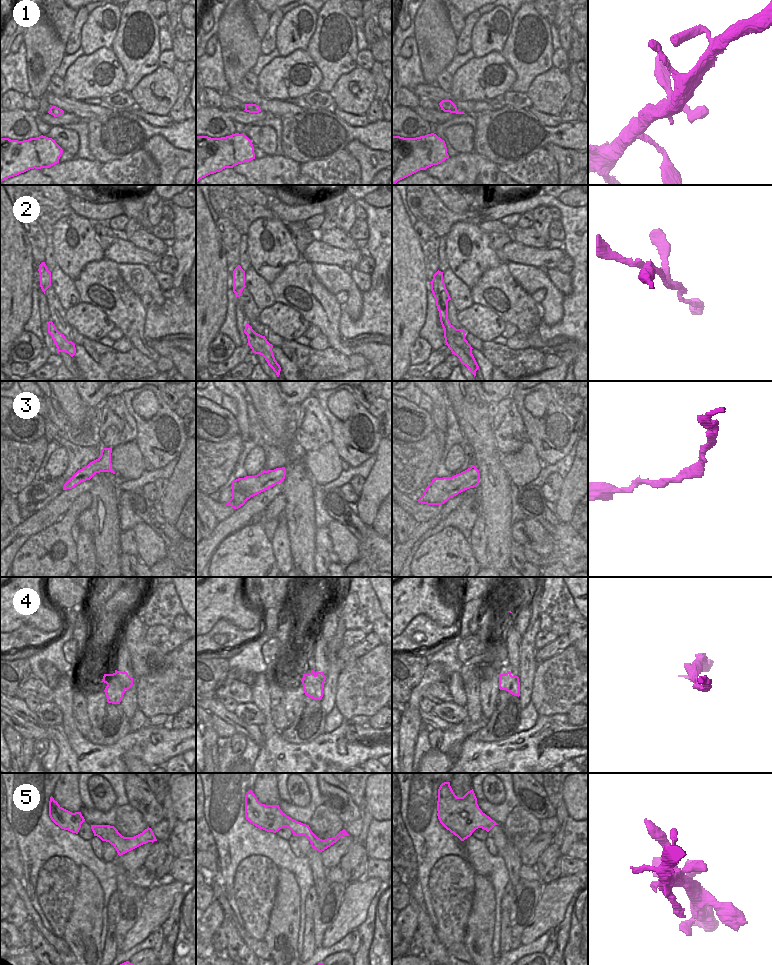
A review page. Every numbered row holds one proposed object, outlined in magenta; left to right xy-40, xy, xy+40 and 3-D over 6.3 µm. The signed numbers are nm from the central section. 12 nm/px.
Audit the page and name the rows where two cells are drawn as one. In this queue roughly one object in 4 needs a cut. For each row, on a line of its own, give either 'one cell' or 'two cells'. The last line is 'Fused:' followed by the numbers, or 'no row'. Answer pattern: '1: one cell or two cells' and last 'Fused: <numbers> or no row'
1: one cell
2: two cells
3: one cell
4: two cells
5: one cell
Fused: 2, 4

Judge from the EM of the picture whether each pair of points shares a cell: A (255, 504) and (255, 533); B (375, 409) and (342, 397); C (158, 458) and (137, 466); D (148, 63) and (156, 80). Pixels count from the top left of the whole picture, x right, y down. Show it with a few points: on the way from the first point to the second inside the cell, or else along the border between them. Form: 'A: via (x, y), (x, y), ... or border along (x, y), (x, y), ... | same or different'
A: border along (246, 524), (226, 537) | different
B: border along (367, 409), (377, 418) | different
C: border along (135, 441), (144, 457) | different
D: border along (159, 66), (146, 74), (134, 87) | different

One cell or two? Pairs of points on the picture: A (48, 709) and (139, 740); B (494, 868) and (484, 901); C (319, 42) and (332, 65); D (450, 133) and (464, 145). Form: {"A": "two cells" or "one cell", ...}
{"A": "two cells", "B": "two cells", "C": "one cell", "D": "one cell"}

